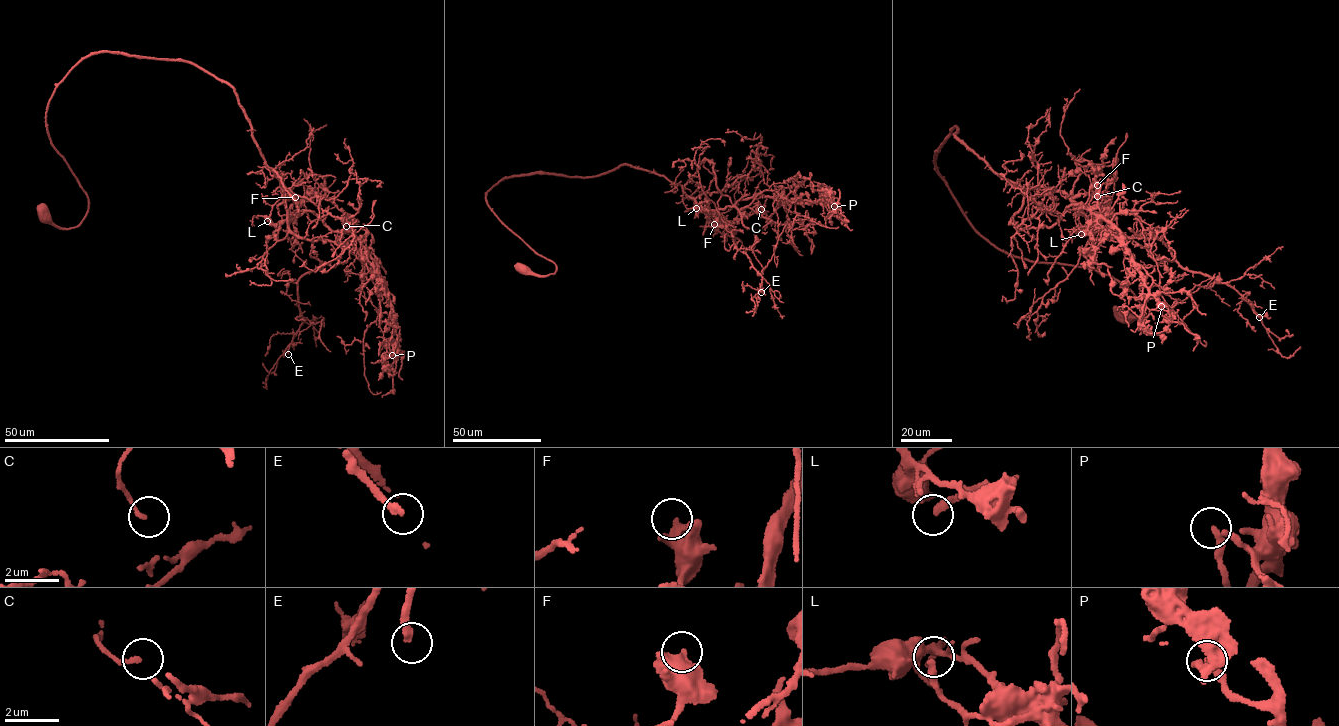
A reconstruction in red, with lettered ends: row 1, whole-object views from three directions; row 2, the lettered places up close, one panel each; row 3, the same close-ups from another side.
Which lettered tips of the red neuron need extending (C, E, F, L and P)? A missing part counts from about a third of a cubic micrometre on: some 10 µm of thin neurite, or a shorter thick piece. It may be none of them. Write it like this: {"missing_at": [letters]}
{"missing_at": ["E"]}

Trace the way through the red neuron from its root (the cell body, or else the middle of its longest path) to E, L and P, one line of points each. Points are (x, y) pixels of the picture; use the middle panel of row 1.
E: (522, 267), (557, 269), (487, 190), (626, 164), (735, 207), (761, 292)
L: (522, 267), (557, 269), (490, 207), (486, 193), (505, 178), (587, 178), (626, 164), (680, 185), (696, 208)
P: (522, 267), (557, 269), (488, 204), (513, 176), (626, 164), (711, 210), (767, 190), (834, 206)

